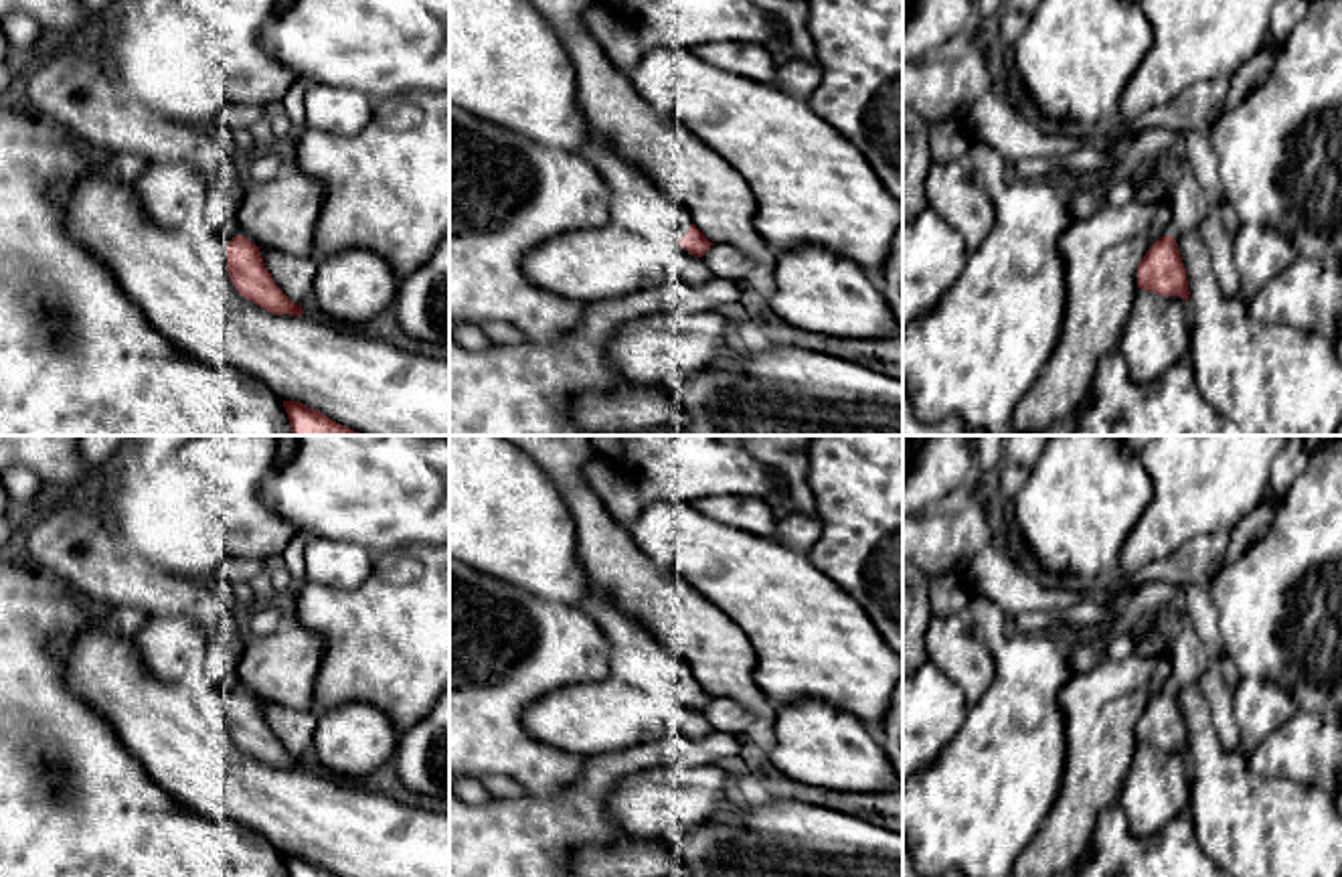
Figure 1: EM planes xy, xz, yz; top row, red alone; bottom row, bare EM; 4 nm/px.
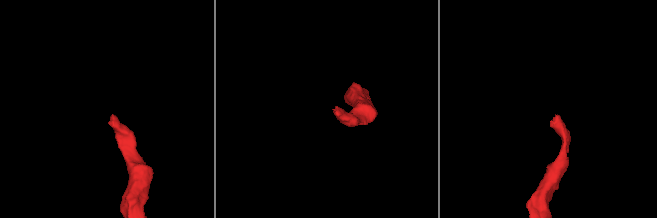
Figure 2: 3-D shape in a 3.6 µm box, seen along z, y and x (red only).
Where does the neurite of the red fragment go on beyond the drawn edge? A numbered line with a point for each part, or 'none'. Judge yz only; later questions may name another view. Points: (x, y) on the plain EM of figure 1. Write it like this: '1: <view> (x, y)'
none

